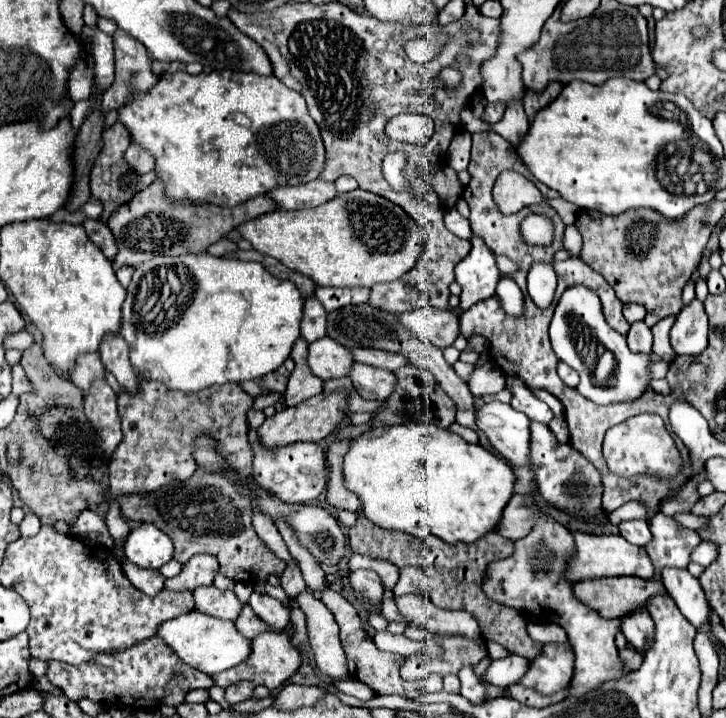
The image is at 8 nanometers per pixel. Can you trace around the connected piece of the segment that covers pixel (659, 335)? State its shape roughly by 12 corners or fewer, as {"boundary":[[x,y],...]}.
{"boundary":[[675,316],[657,322],[653,330],[653,352],[665,362],[675,358],[669,330]]}

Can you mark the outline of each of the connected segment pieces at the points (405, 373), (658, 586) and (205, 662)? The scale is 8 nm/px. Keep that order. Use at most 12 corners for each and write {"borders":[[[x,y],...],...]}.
{"borders":[[[395,370],[395,390],[369,430],[455,422],[455,402],[429,372]],[[635,576],[573,584],[579,602],[603,618],[645,608],[665,592],[661,580]],[[195,610],[157,636],[209,676],[251,652],[231,620]]]}

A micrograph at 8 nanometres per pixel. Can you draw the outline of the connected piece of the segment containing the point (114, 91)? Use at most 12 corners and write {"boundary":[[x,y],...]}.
{"boundary":[[123,30],[113,34],[115,82],[101,110],[119,108],[157,82],[149,52]]}

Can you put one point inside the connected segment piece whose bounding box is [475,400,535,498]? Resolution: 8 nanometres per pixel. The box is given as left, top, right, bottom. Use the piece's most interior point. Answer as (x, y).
(508, 430)

